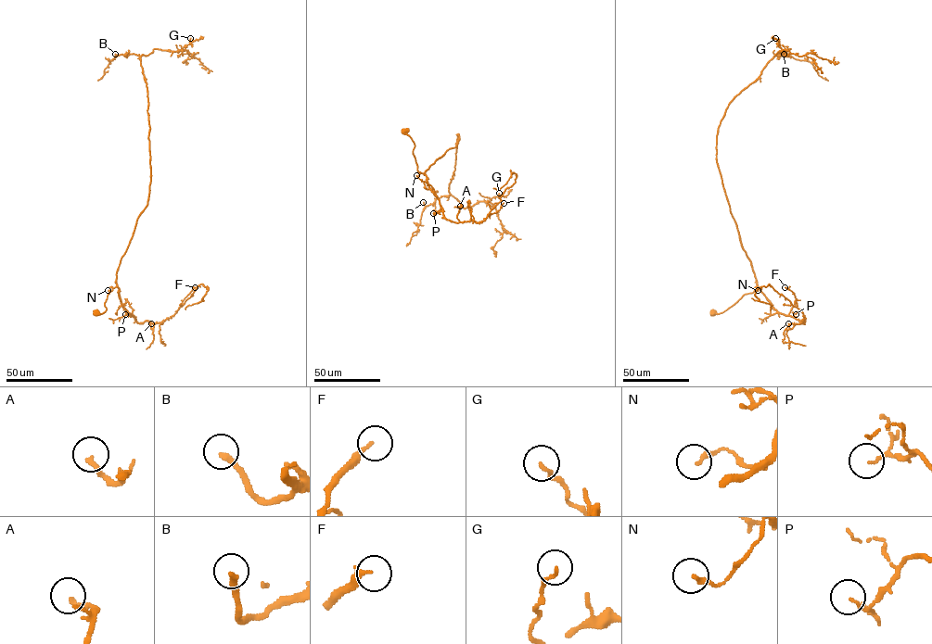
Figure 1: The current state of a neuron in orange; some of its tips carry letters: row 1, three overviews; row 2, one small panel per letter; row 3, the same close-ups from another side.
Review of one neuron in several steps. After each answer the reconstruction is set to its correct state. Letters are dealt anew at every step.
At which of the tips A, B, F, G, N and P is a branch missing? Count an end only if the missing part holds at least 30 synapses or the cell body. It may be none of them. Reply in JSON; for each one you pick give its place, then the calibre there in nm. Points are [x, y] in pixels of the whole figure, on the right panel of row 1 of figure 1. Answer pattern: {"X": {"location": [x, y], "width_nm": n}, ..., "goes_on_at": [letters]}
{"B": {"location": [784, 54], "width_nm": 260}, "goes_on_at": ["B"]}

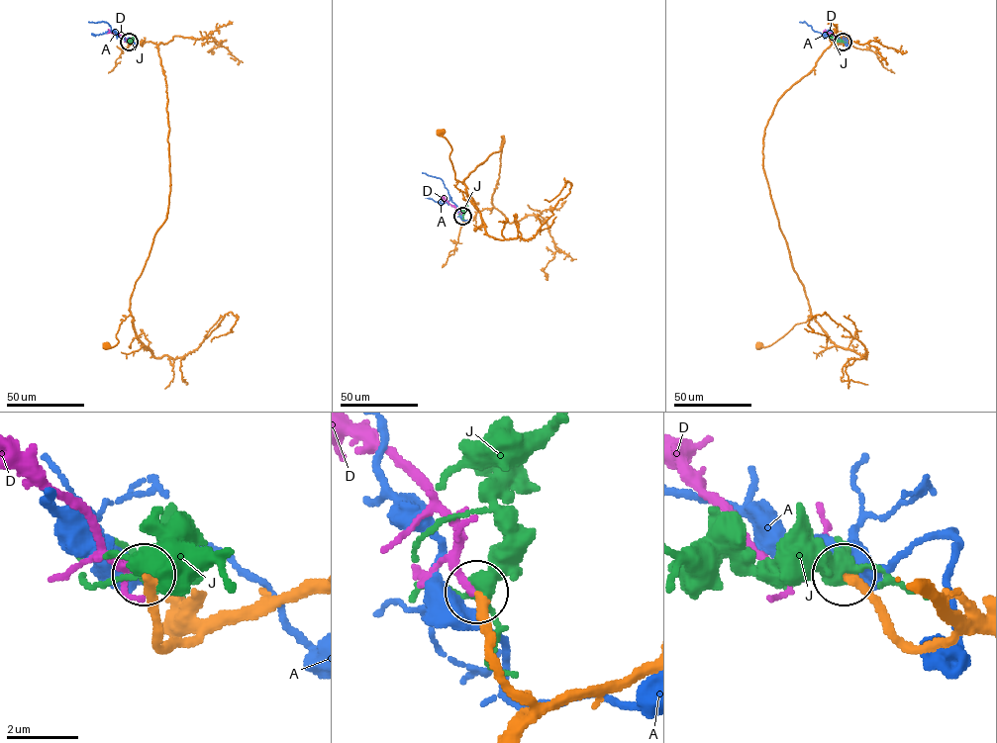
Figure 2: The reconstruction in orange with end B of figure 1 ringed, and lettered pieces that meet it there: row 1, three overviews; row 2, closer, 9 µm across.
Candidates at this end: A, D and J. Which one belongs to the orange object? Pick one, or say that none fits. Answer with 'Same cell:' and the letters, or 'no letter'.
Same cell: D

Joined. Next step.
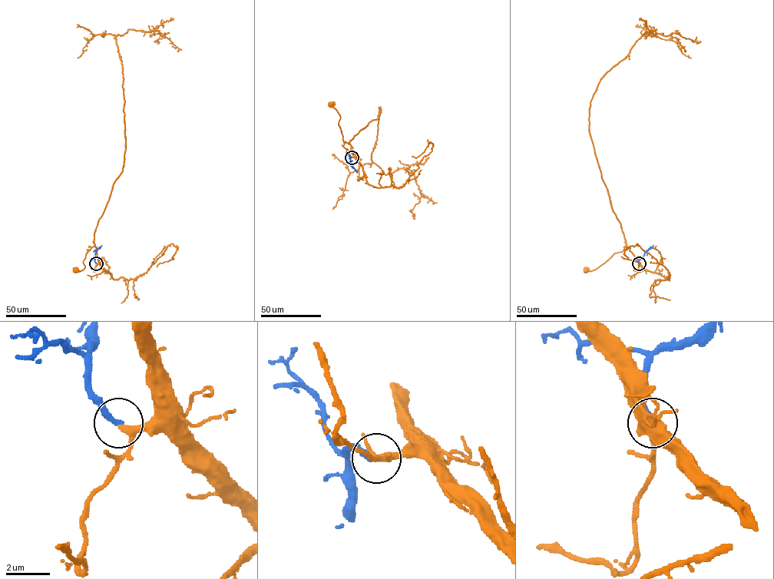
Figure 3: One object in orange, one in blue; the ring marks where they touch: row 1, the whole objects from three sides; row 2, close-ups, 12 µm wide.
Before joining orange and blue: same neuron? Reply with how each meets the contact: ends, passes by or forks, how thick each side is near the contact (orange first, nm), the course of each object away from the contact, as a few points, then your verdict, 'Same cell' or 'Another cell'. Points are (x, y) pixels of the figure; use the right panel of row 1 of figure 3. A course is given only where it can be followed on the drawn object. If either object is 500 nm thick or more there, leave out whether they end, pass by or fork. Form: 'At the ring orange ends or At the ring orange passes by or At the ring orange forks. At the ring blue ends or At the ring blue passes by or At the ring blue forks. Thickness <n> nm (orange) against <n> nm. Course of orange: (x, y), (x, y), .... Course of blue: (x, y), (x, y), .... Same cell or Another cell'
At the ring orange passes by. At the ring blue ends. Thickness 220 nm (orange) against 280 nm. Course of orange: (639, 263), (626, 246), (622, 252), (615, 253), (595, 269), (585, 269). Course of blue: (639, 263), (639, 260), (653, 245). Same cell

